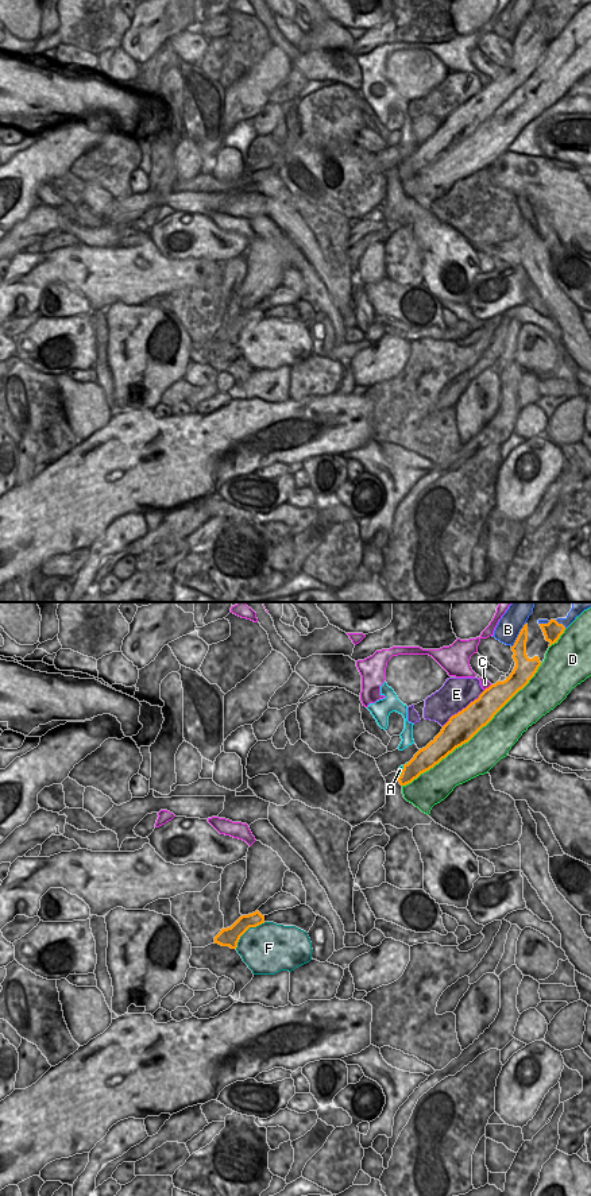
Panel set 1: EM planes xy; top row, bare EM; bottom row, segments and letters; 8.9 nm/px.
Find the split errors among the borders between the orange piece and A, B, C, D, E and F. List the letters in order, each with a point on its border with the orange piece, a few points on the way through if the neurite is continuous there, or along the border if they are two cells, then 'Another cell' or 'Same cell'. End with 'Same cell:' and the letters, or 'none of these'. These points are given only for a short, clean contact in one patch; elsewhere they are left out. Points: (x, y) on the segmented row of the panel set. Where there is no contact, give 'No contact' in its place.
A: Touches orange at xy (402, 772). Boundary: xy (404, 766), (398, 778). Another cell
B: Touches orange at xy (518, 635). Another cell
C: Touches orange at xy (489, 687). Another cell
D: Touches orange at xy (474, 735). Another cell
E: Touches orange at xy (463, 709). Another cell
F: Touches orange at xy (247, 929). Boundary: xy (265, 922), (251, 926), (240, 937), (235, 948). Another cell
Same cell: none of these

